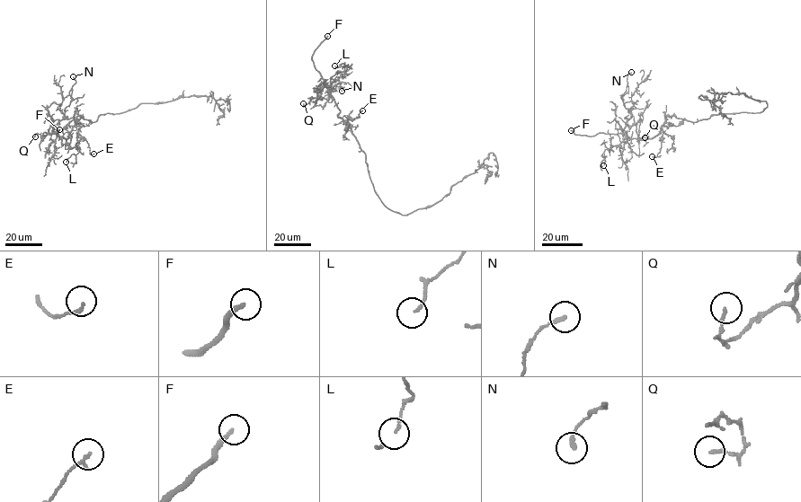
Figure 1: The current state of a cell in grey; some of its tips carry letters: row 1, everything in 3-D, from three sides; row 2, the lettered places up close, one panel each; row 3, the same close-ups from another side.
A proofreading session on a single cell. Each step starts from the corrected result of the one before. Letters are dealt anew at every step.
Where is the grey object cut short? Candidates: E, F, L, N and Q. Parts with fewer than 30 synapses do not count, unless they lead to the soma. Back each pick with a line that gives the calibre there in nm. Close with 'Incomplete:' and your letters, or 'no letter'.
F: Thickness 200 nm
Incomplete: F

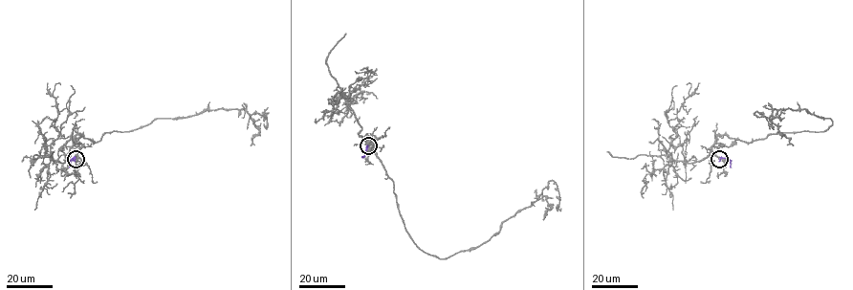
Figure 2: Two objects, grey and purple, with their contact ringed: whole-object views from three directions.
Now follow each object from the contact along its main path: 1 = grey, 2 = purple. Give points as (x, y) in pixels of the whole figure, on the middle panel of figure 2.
1: (368, 145), (372, 139), (393, 182), (406, 232), (440, 258), (486, 242), (551, 180), (560, 210)
2: (368, 145), (361, 157)

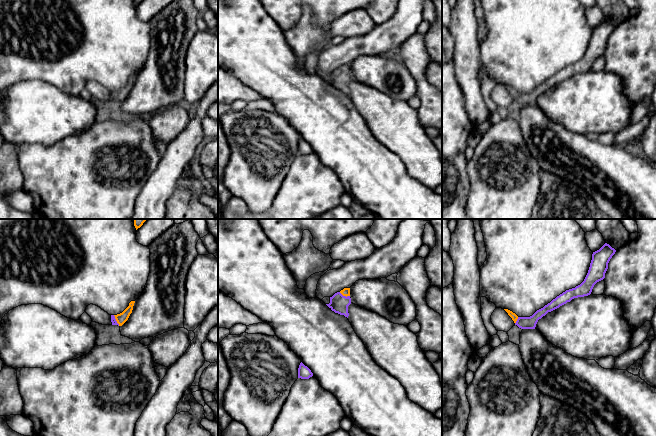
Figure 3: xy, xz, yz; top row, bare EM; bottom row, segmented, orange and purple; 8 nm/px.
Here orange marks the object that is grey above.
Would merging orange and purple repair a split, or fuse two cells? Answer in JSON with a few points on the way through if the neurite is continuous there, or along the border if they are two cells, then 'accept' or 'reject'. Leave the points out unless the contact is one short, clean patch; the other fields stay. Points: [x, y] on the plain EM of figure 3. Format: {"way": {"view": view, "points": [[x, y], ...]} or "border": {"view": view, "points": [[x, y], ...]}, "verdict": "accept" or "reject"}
{"way": {"view": "xz", "points": [[346, 67], [344, 71], [339, 80]]}, "verdict": "accept"}

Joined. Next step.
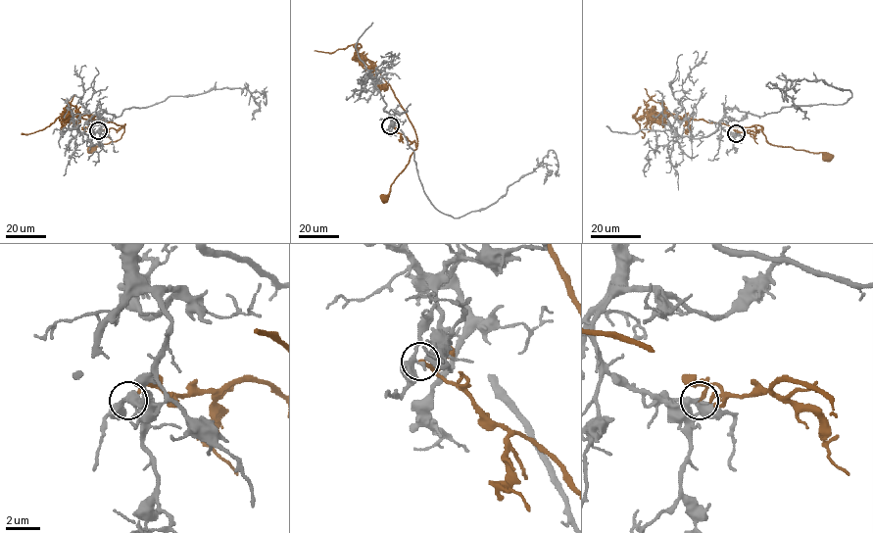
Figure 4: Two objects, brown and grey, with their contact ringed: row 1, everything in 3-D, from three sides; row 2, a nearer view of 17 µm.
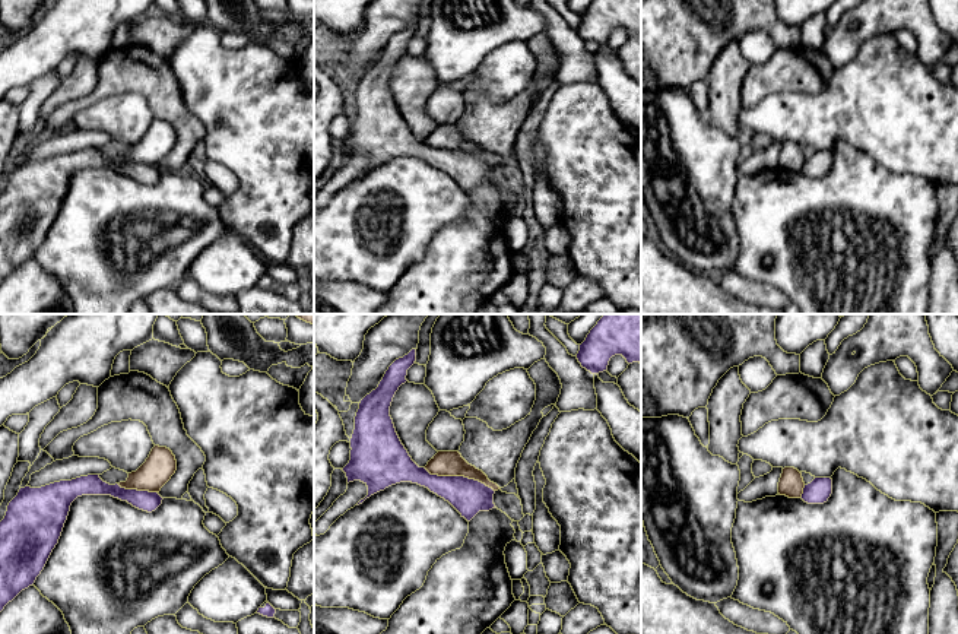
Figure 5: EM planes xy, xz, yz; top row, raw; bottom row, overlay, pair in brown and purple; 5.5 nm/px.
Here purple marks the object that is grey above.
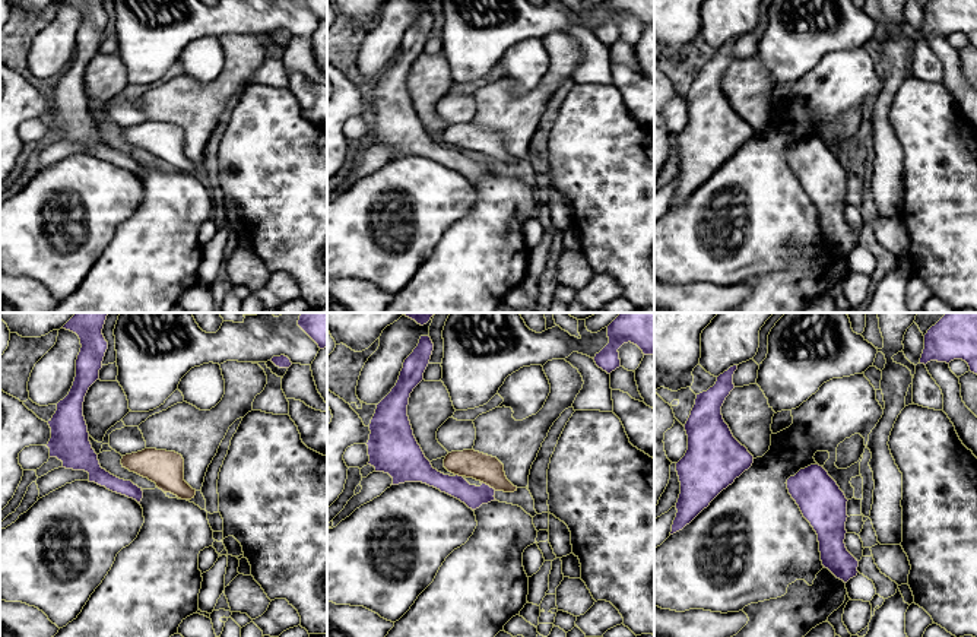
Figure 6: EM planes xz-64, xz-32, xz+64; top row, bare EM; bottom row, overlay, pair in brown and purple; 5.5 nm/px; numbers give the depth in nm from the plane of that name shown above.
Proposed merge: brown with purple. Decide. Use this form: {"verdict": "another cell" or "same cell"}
{"verdict": "another cell"}

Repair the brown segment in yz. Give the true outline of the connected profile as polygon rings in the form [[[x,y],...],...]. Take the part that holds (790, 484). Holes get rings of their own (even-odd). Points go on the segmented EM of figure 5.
[[[784,467],[778,482],[778,494],[789,498],[800,498],[803,488],[802,473],[794,467]]]

